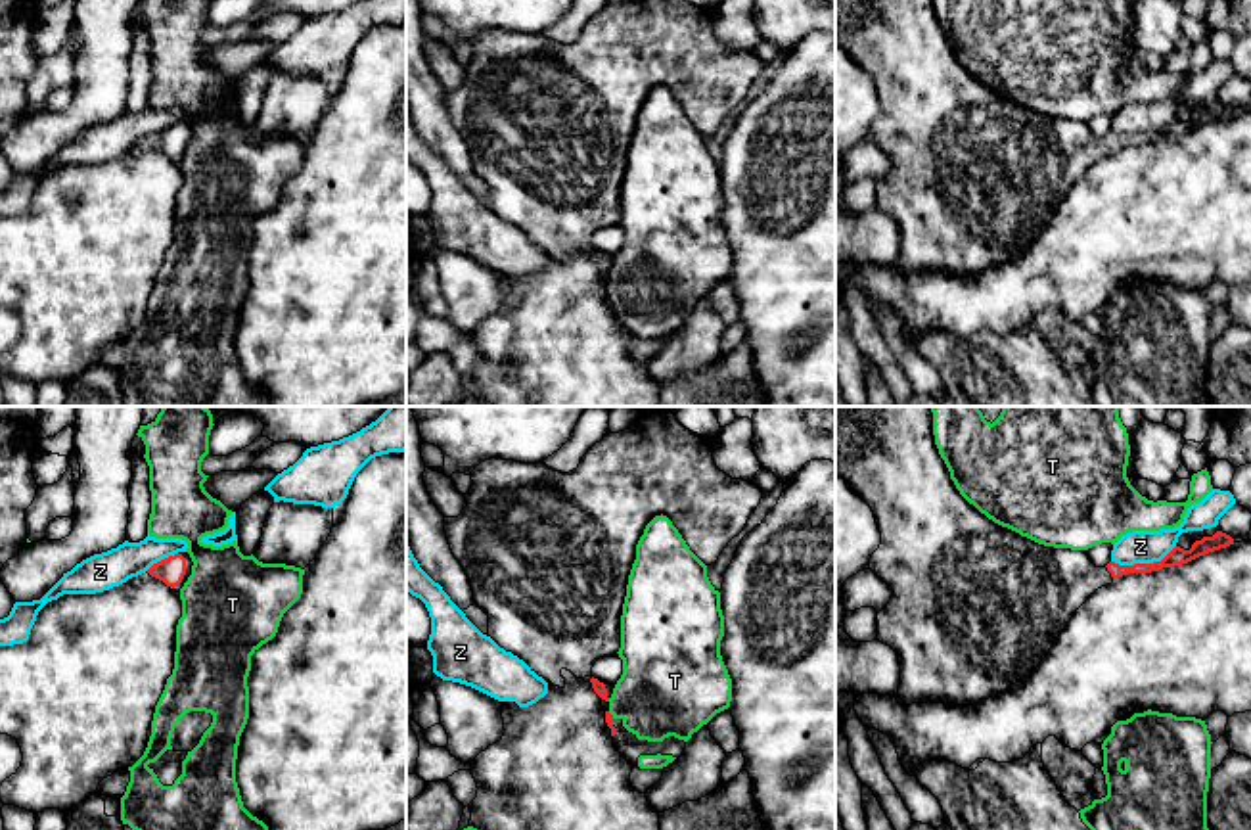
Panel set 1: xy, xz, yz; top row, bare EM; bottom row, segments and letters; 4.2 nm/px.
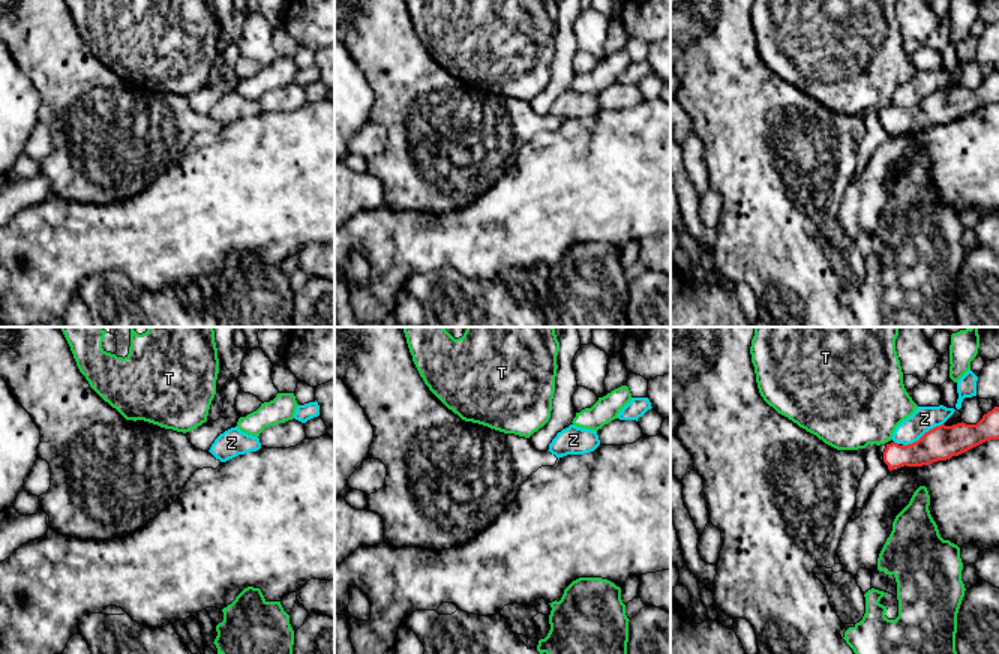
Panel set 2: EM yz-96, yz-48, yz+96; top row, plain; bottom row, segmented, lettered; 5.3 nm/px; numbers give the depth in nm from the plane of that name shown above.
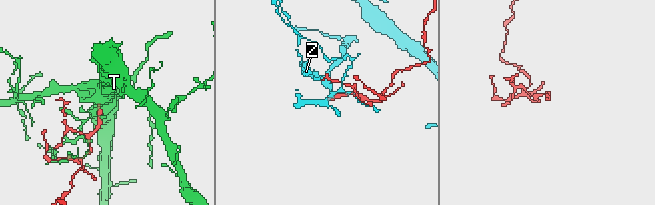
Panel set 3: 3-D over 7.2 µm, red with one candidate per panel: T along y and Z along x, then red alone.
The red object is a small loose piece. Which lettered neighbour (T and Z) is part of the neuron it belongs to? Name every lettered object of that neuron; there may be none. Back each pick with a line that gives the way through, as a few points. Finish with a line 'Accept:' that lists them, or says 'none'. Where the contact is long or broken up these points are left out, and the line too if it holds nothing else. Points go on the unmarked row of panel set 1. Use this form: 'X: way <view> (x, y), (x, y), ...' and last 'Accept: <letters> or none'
Accept: none

